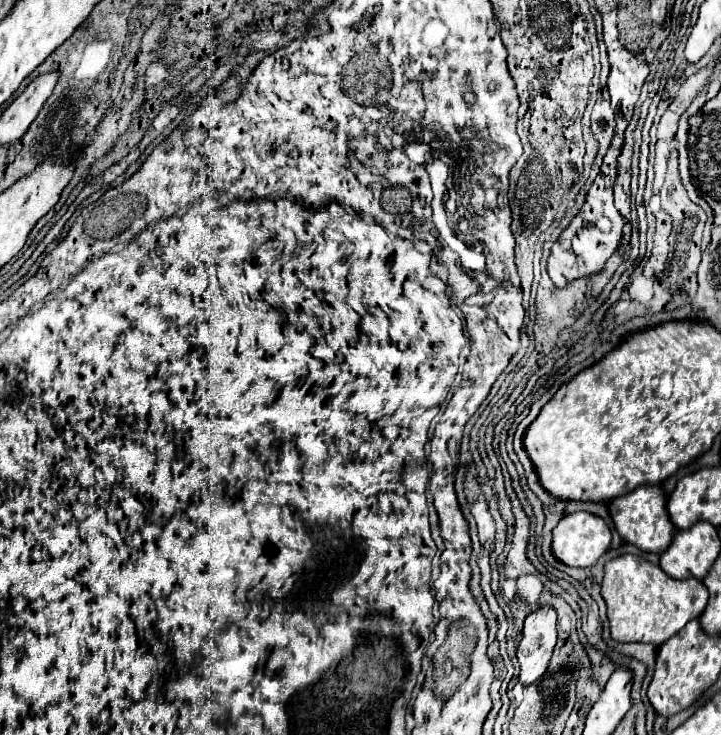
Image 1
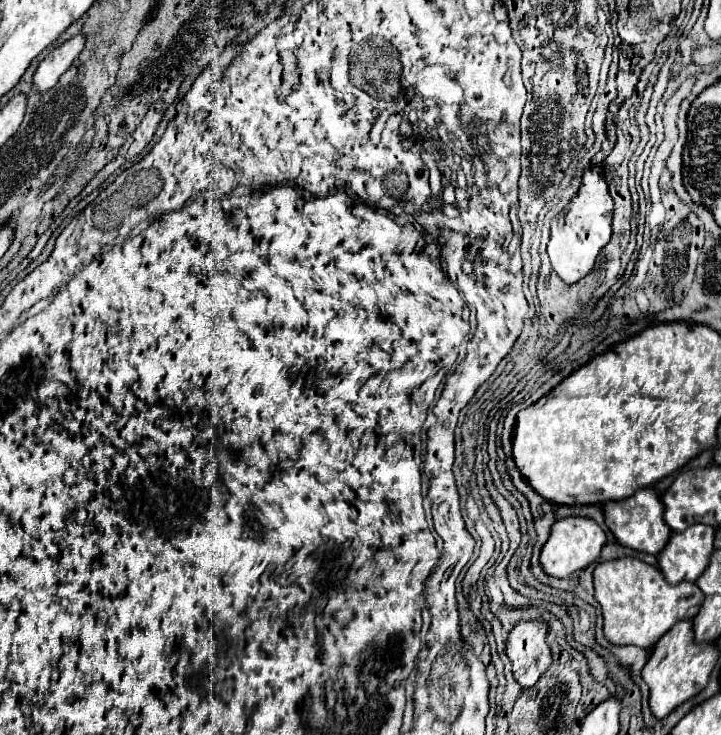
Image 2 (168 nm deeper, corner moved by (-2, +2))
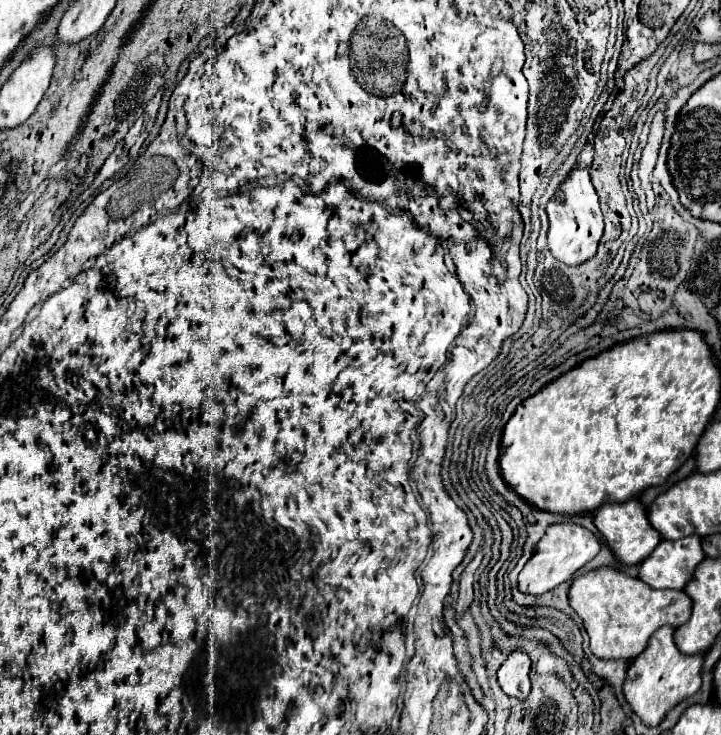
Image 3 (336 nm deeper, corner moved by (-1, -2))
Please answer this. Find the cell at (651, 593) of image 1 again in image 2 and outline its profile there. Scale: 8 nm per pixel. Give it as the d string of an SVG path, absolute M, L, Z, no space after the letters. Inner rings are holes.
M635 557L599 563L593 571L593 591L603 613L603 635L613 645L637 645L651 649L677 621L693 619L703 603L695 583L669 585L659 569Z

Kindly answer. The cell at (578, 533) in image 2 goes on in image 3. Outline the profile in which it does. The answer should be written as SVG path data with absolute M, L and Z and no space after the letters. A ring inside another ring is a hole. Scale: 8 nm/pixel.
M576 523L550 525L546 529L544 537L540 539L532 559L526 563L526 567L518 575L520 591L542 595L542 593L554 589L556 585L568 581L582 565L586 565L590 559L594 559L598 555L598 551L600 551L600 541L586 527L580 527Z

